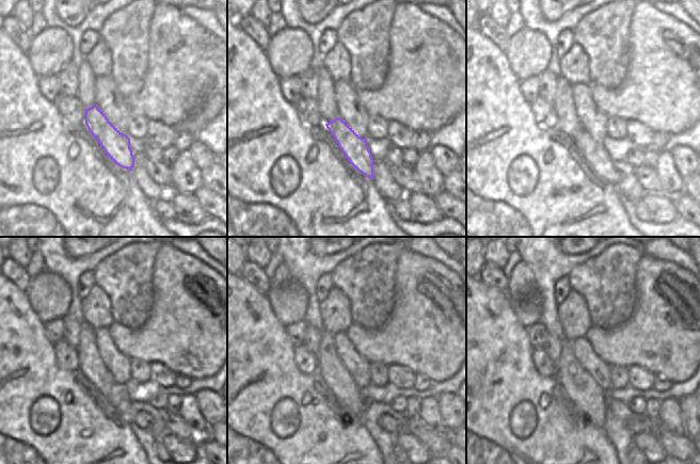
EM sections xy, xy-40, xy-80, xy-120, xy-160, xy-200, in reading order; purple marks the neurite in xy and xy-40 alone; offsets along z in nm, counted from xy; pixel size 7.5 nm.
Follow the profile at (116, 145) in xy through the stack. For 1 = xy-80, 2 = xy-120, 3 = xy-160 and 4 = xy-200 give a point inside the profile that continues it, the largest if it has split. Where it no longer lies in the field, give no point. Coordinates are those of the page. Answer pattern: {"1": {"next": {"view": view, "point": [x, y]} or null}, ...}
{"1": {"next": {"view": "xy-80", "point": [593, 152]}}, "2": {"next": {"view": "xy-120", "point": [125, 409]}}, "3": {"next": {"view": "xy-160", "point": [387, 422]}}, "4": {"next": {"view": "xy-200", "point": [642, 425]}}}

